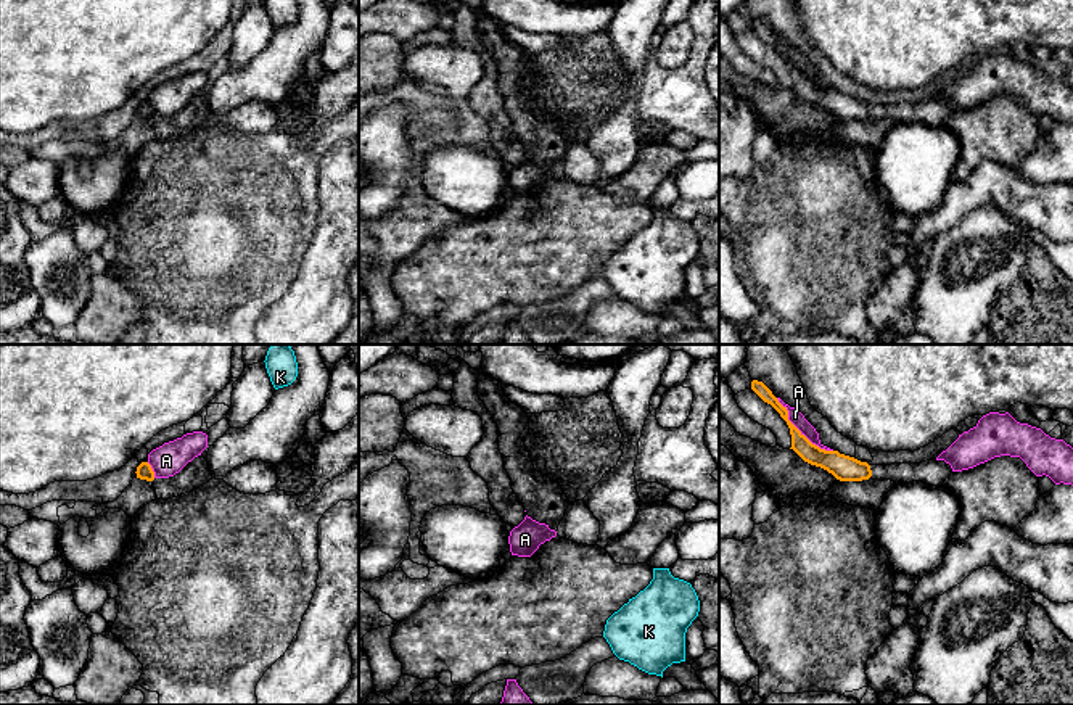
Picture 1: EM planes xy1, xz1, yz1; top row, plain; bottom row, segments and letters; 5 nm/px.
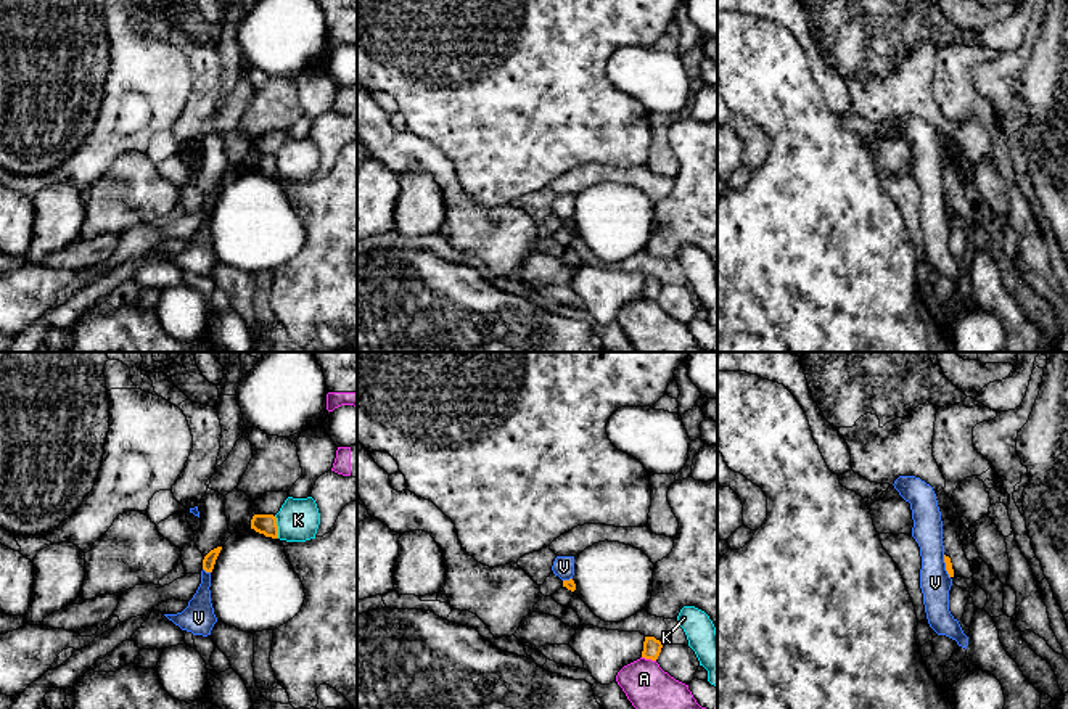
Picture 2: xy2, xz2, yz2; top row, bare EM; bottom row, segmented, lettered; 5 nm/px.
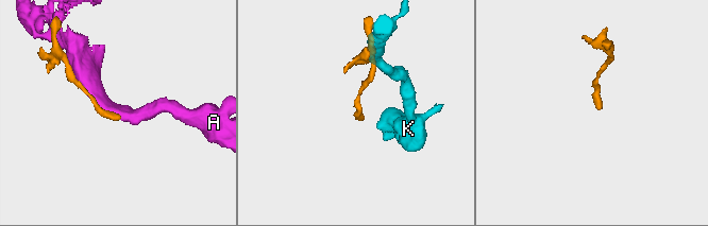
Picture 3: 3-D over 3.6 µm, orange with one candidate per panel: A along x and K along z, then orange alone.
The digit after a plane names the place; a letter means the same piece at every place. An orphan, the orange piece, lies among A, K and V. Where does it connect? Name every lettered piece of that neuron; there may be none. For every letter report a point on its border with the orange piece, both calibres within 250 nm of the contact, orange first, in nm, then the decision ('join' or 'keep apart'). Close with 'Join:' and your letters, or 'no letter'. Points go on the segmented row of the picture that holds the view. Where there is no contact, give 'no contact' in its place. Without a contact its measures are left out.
A: yz1 (798, 430) | 110/70 nm | keep apart
K: xy2 (277, 528) | 100/220 nm | keep apart
V: xy2 (206, 571) | 60/160 nm | keep apart
Join: no letter

